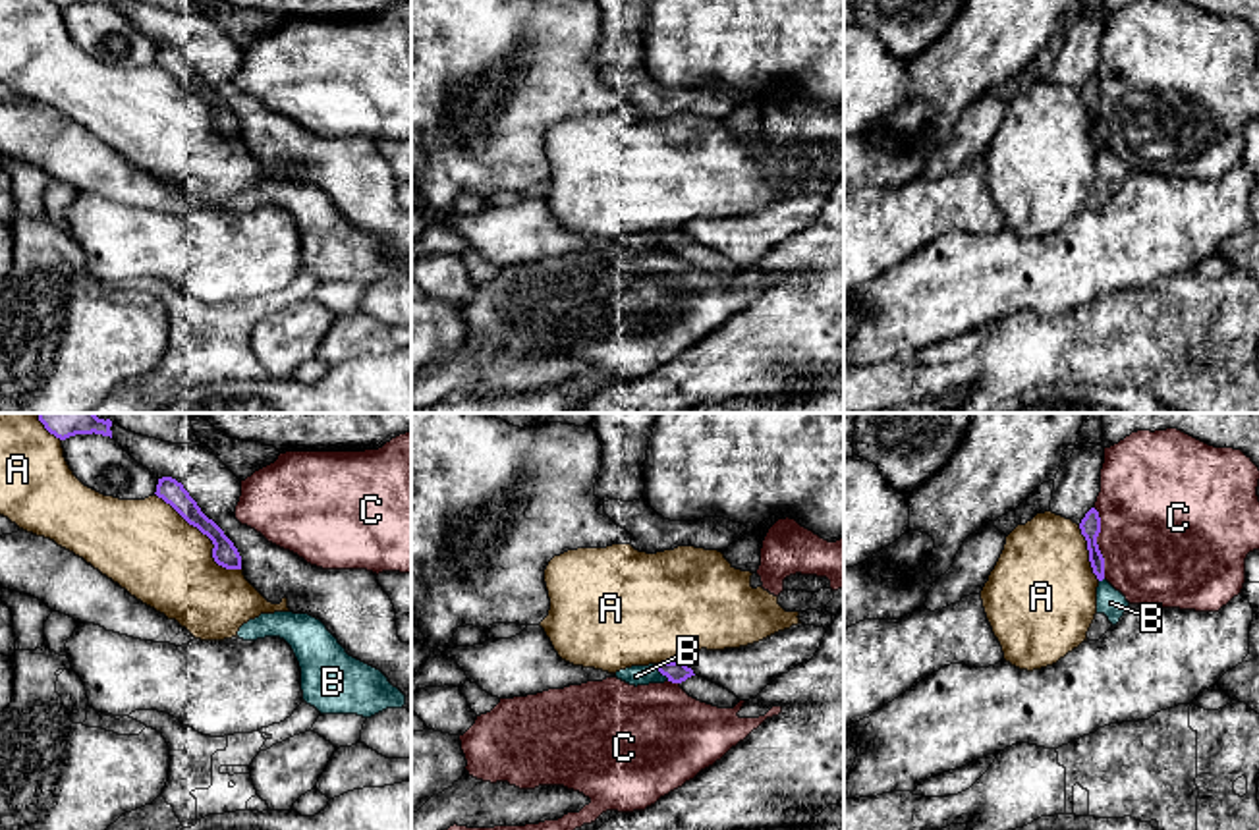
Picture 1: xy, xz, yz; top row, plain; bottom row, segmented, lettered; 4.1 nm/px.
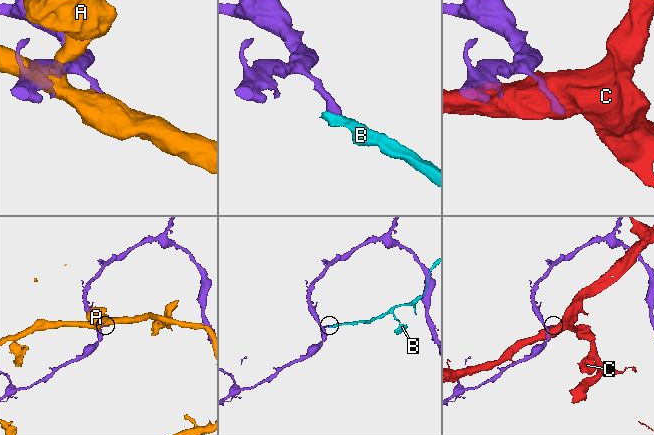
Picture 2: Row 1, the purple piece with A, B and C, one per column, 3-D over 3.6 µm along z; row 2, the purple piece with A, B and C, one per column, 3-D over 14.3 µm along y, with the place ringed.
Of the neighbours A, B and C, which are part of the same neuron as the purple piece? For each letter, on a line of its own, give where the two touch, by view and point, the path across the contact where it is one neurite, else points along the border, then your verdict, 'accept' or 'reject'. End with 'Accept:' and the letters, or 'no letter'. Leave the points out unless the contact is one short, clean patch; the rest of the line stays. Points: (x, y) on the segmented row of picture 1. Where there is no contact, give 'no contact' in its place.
A: meets purple in xy at (205, 533); reject
B: meets purple in xz at (661, 672); border along xz (653, 664), (669, 680); reject
C: meets purple in yz at (1095, 543); reject
Accept: no letter

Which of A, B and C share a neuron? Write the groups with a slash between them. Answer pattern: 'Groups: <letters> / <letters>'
Groups: A / B / C

